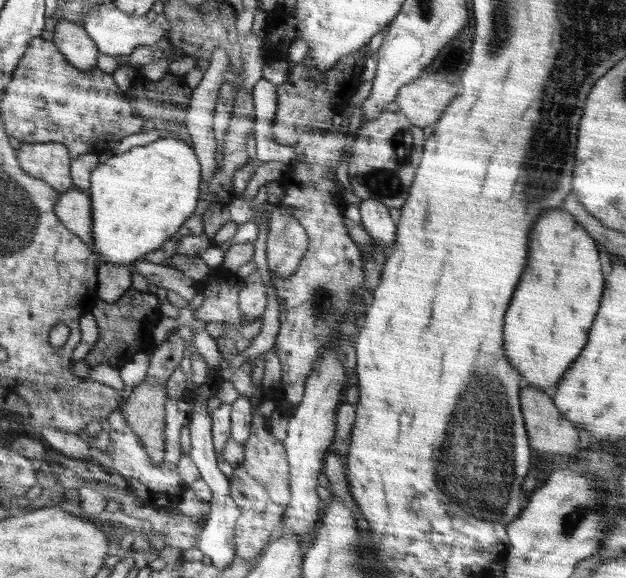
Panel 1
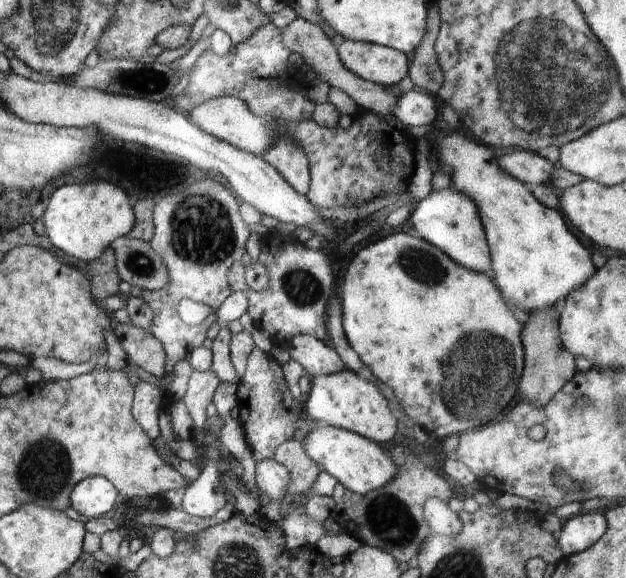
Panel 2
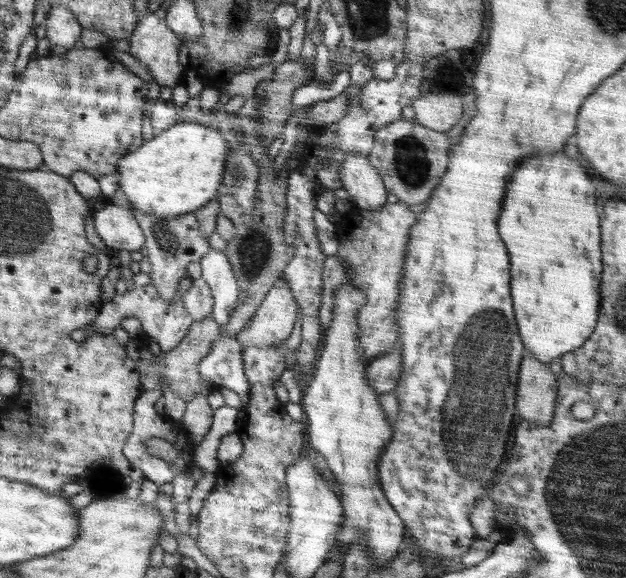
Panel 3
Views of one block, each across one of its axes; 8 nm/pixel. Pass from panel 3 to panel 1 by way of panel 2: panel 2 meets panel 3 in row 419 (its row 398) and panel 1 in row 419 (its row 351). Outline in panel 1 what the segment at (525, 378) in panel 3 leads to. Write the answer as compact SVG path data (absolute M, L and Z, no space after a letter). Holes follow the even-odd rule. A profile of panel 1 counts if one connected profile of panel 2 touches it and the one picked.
M523 387L519 392L521 411L524 417L524 424L527 430L529 445L540 452L552 452L560 456L571 457L576 455L580 445L580 436L578 430L568 418L560 414L556 408L554 400L544 393L544 390Z

